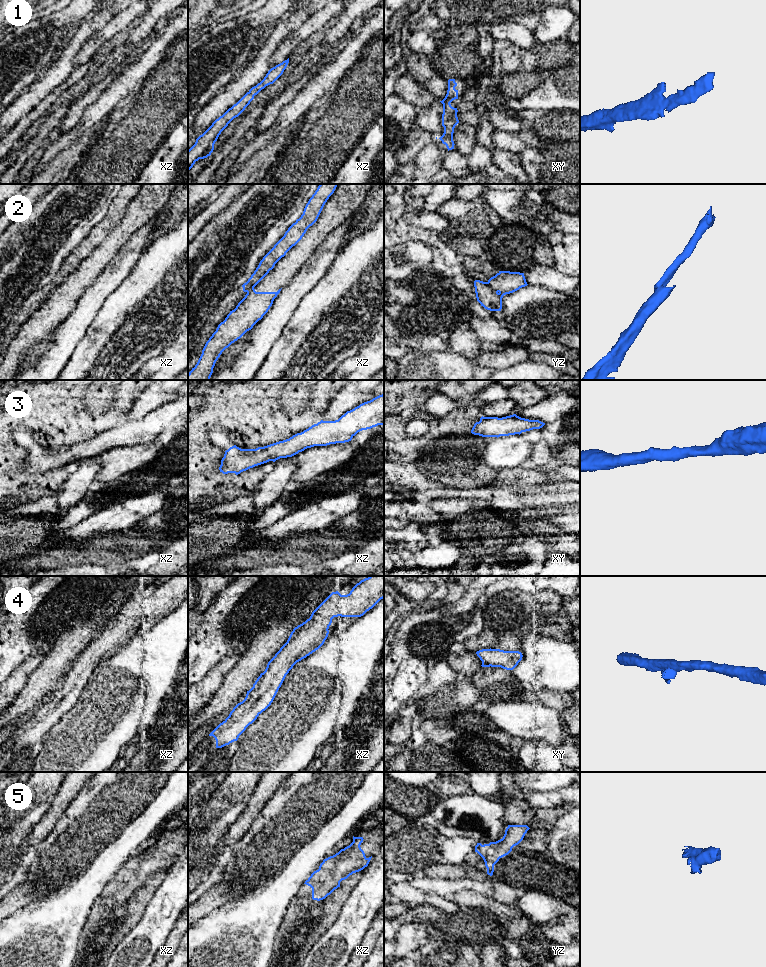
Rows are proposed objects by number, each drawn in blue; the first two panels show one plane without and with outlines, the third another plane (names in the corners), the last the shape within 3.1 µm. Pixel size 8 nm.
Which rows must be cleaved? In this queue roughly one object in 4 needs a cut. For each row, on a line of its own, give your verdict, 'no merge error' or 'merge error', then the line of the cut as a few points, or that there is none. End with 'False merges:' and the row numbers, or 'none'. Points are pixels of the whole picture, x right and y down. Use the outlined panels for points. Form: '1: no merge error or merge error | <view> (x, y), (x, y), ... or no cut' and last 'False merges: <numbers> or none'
1: no merge error | no cut
2: merge error | yz (486, 282), (497, 292)
3: no merge error | no cut
4: no merge error | no cut
5: no merge error | no cut
False merges: 2

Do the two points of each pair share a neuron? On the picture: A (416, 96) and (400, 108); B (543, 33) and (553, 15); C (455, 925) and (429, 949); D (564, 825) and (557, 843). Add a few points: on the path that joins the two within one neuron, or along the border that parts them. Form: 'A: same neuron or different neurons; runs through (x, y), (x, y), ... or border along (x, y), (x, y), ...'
A: different neurons; border along (395, 93), (417, 108)
B: same neuron; runs through (547, 29), (553, 23), (553, 19)
C: different neurons; border along (445, 938), (462, 941), (468, 945)
D: same neuron; runs through (564, 829), (564, 836), (561, 839)

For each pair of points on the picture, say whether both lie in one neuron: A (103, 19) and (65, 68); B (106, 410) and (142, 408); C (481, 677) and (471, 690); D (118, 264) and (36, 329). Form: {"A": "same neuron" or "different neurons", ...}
{"A": "same neuron", "B": "different neurons", "C": "different neurons", "D": "different neurons"}

